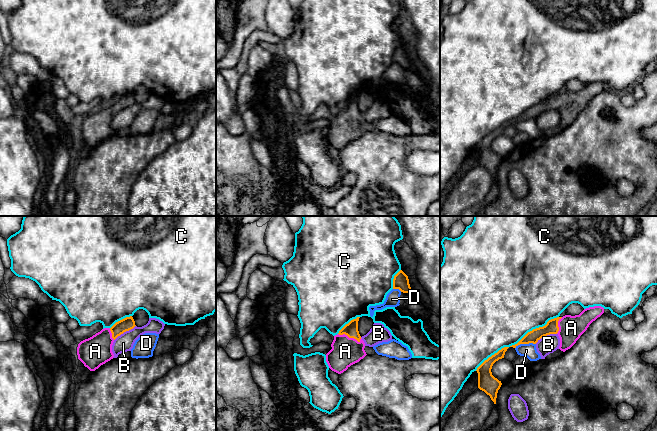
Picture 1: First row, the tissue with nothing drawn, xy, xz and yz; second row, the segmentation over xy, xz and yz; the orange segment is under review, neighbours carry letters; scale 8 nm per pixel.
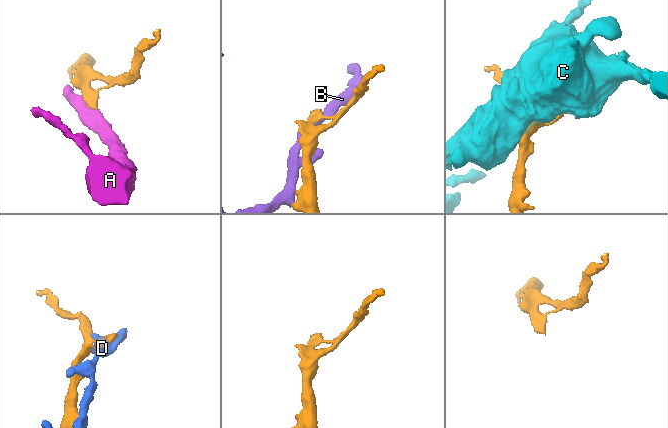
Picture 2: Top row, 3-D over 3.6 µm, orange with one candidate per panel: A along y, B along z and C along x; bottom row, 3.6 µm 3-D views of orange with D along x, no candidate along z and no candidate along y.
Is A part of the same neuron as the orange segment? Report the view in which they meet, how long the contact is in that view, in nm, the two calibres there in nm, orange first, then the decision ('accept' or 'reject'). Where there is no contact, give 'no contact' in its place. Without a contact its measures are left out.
contact in xz; length 200 nm; calibres 110 and 220 nm; accept

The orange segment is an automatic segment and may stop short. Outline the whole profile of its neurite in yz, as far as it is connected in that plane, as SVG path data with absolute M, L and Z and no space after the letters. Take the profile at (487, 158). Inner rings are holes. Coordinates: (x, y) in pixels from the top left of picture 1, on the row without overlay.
M504 123L499 126L485 136L476 146L478 149L478 164L489 171L494 180L496 180L497 169L502 159L492 151L491 145L496 137L504 134L508 124L509 123Z

